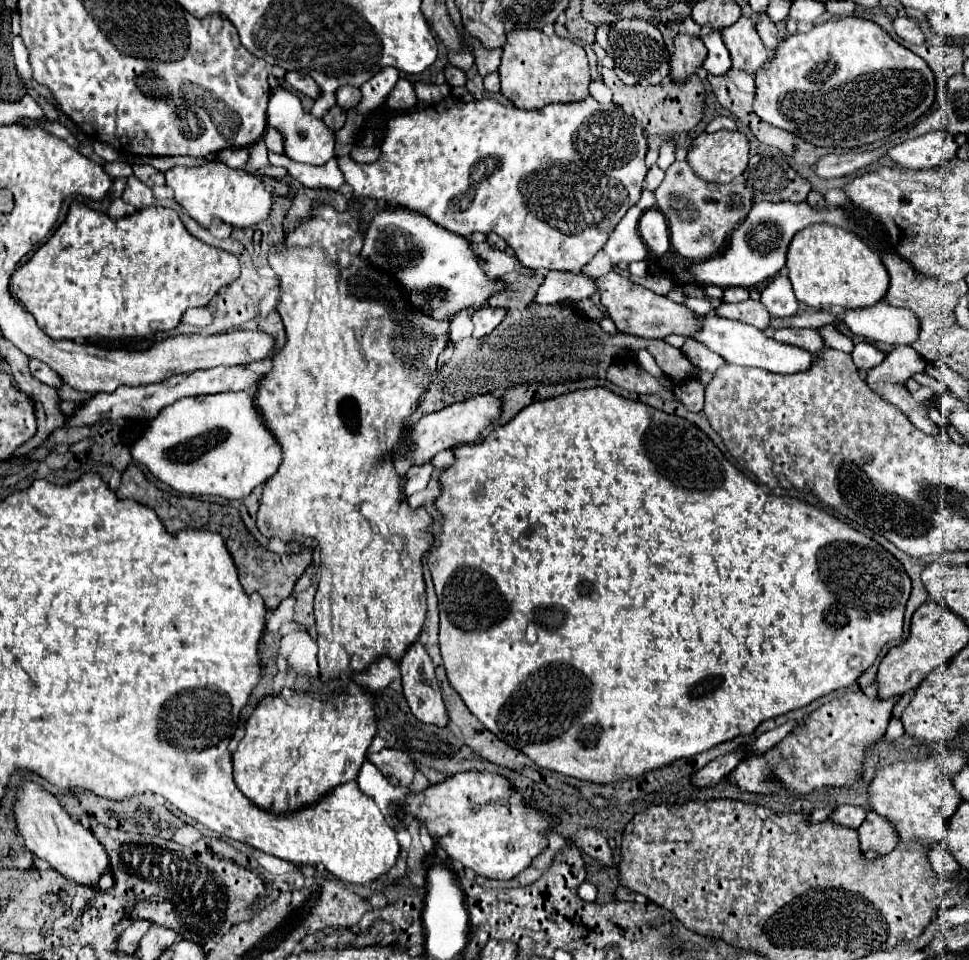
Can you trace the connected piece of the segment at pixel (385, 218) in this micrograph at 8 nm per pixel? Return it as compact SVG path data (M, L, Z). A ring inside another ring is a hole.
M389 209L371 221L365 233L363 257L377 263L379 269L401 273L401 285L409 285L413 305L421 307L423 313L431 313L435 319L453 317L461 309L479 309L493 293L503 289L503 283L489 279L481 271L477 257L461 235L409 209Z

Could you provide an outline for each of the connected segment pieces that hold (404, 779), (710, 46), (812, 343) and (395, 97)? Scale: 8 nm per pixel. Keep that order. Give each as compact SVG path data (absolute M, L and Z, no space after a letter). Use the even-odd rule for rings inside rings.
M383 749L379 753L371 753L369 761L395 787L409 787L409 783L413 781L413 773L417 769L417 765L403 751L395 749Z
M719 31L711 33L709 37L703 37L703 43L707 47L707 59L703 63L703 69L711 75L725 75L731 69L731 57L721 41Z
M777 329L773 337L781 343L795 345L795 347L807 349L811 353L825 349L825 341L823 341L819 329Z
M399 79L397 85L393 87L393 91L387 95L385 99L385 107L391 111L407 111L417 103L417 95L415 95L415 87L411 81L407 79Z

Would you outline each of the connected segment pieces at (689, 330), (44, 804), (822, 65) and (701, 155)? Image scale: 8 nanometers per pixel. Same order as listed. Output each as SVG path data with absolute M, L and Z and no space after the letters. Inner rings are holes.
M615 271L599 277L597 287L601 291L601 303L607 307L609 317L613 319L613 323L621 333L645 337L645 339L663 339L671 333L693 337L693 333L697 333L703 327L703 317L699 313L691 311L681 303L673 303L667 297L655 295L653 291L627 281L627 277Z
M33 781L21 783L15 795L13 815L17 833L23 837L25 847L33 855L45 859L55 871L59 871L69 881L79 885L93 885L101 879L105 871L109 871L109 857L101 843L79 821L73 821L69 813L61 807L59 799L45 791L41 785Z
M849 15L813 25L807 33L785 37L775 49L773 59L755 75L755 87L753 113L763 121L785 129L815 147L855 149L887 139L899 129L913 125L935 103L937 81L929 65L891 39L885 29L873 21Z
M717 131L713 135L701 133L699 137L693 139L687 153L687 163L691 165L691 169L701 179L711 183L731 183L737 175L745 171L747 161L749 161L749 139L739 131Z

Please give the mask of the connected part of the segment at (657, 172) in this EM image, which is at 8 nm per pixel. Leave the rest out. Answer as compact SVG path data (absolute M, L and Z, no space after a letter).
M651 165L649 173L647 173L647 189L655 191L659 187L659 183L663 181L663 169L659 169L659 165Z

